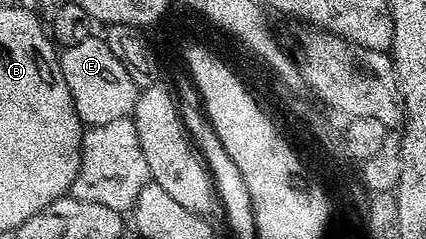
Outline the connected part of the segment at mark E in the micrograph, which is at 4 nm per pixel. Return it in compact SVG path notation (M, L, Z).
M93 35L82 39L82 43L74 43L74 47L64 49L59 54L59 59L76 114L85 126L114 123L116 119L128 117L135 110L138 90L134 79L130 79L130 71L126 71L122 59L110 51L103 36Z

